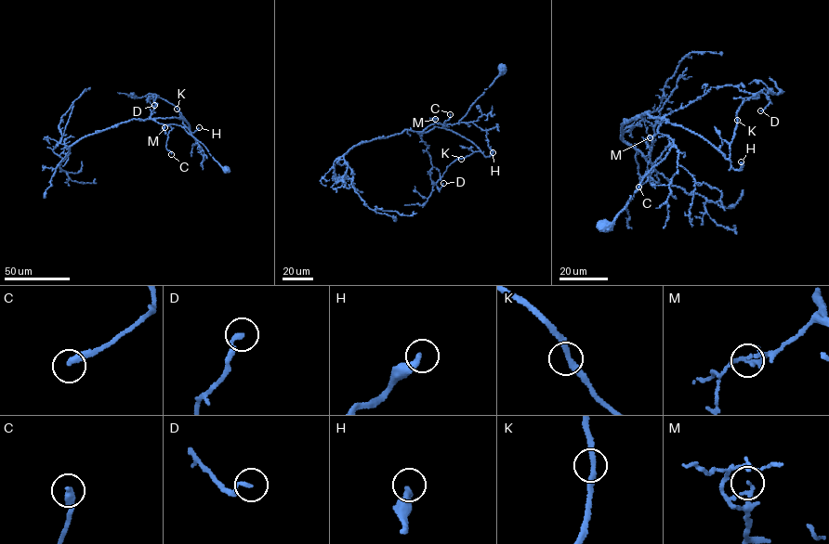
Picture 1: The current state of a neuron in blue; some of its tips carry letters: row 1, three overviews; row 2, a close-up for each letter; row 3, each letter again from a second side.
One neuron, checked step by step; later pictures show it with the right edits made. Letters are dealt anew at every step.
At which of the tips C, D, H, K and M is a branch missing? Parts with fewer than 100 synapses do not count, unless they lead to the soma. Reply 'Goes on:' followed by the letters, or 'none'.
Goes on: H

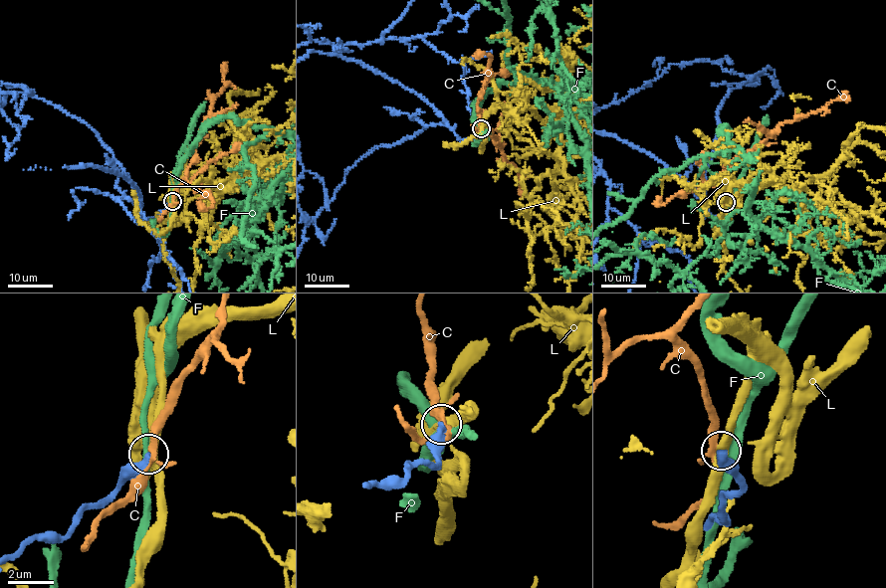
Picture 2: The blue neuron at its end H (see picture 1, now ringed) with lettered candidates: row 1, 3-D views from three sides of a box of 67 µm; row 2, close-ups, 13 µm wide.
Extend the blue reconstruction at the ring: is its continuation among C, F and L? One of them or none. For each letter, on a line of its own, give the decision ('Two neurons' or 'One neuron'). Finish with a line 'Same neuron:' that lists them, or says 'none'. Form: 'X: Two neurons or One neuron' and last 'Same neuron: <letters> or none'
C: Two neurons
F: Two neurons
L: Two neurons
Same neuron: none

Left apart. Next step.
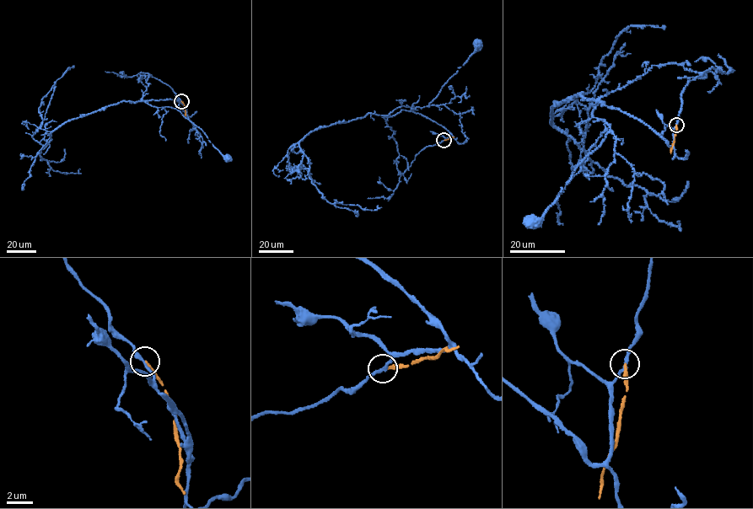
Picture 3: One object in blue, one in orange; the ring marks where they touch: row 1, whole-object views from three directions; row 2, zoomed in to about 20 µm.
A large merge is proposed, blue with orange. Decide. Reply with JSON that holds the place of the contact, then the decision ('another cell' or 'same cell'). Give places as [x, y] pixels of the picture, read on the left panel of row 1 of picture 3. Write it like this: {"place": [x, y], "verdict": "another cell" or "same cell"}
{"place": [181, 101], "verdict": "another cell"}

